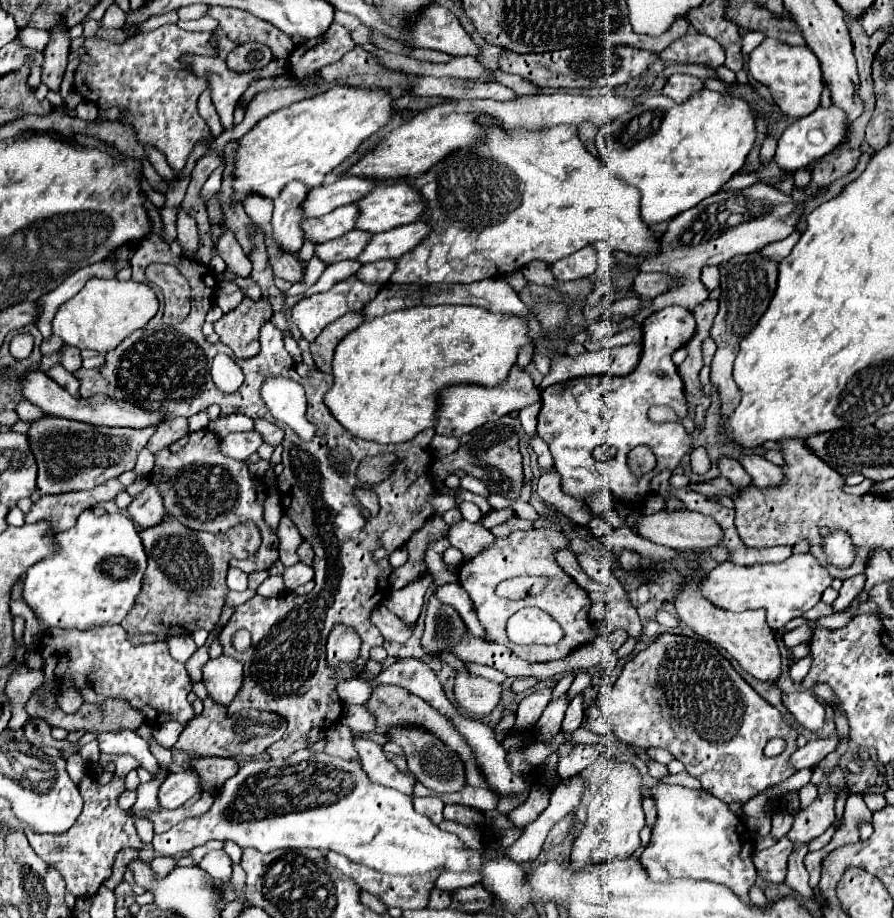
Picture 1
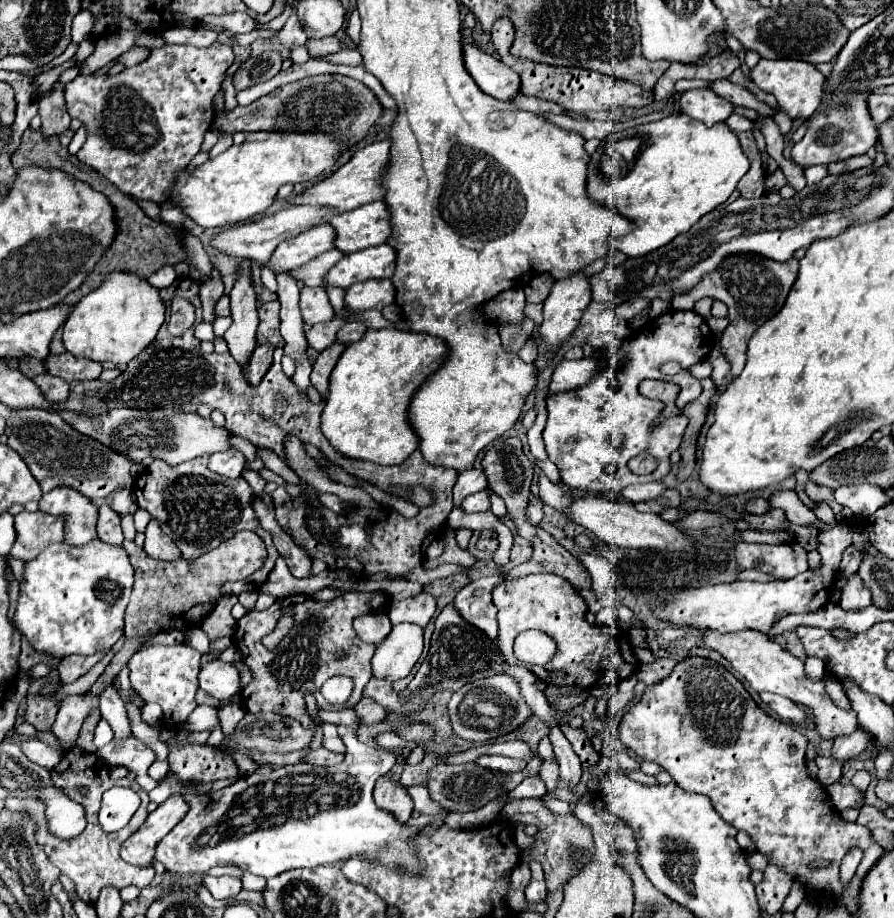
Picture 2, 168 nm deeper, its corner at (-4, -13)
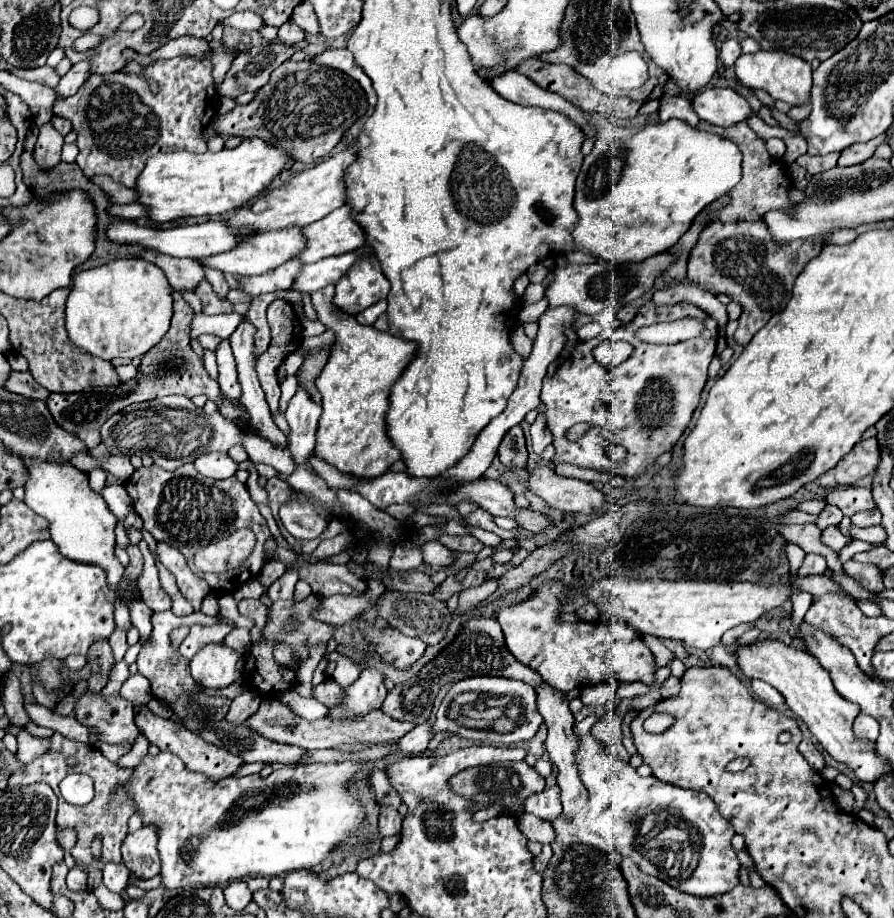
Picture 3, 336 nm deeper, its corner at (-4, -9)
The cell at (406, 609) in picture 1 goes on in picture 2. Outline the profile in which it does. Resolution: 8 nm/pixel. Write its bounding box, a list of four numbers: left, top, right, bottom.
[371,624,424,682]

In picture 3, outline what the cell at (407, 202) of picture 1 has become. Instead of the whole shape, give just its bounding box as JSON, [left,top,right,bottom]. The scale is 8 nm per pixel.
[294,206,364,264]

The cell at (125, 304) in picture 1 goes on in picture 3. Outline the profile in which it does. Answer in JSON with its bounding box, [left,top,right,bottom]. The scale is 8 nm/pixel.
[66,258,172,360]

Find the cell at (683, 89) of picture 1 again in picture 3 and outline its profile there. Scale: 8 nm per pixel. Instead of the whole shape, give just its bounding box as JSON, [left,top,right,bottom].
[692,88,754,126]

